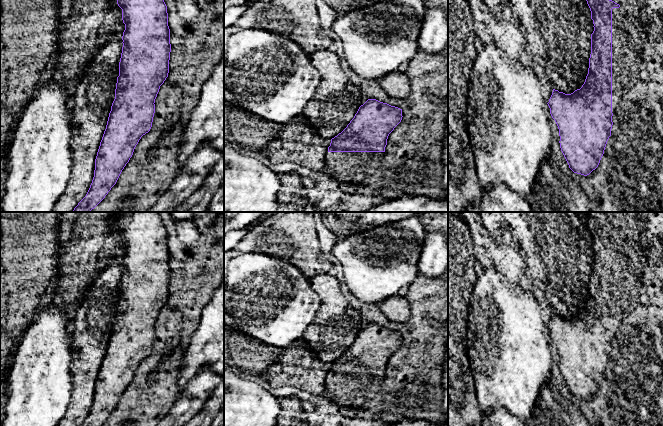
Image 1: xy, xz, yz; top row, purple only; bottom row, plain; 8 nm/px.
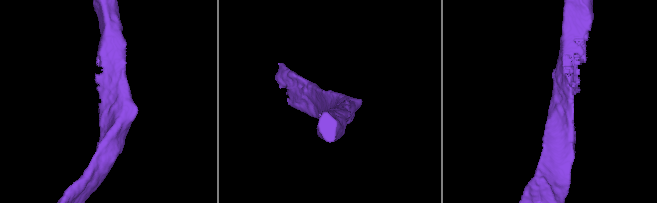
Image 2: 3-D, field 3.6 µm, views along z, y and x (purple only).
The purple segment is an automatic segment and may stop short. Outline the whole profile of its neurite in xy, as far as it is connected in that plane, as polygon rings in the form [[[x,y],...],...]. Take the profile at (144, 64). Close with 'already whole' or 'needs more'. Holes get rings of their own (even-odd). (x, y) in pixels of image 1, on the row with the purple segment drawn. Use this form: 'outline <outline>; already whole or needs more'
outline [[[117,0],[122,9],[122,20],[125,24],[122,40],[123,47],[119,62],[119,76],[117,77],[115,99],[111,106],[106,129],[95,159],[94,177],[86,196],[78,203],[72,212],[90,212],[108,194],[116,184],[122,170],[133,155],[134,149],[143,135],[152,127],[155,113],[155,99],[160,86],[169,73],[171,52],[170,29],[168,26],[167,6],[164,0]]]; already whole

